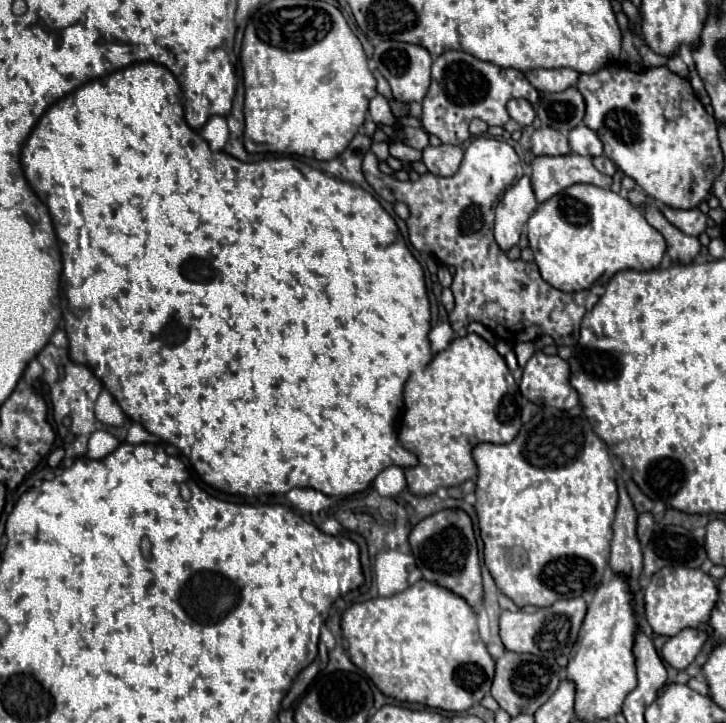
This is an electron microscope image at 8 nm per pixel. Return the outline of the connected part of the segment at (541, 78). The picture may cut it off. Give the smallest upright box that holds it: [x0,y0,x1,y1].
[527,68,579,92]

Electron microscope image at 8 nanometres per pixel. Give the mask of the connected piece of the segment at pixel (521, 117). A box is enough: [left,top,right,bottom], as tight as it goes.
[507,98,535,126]

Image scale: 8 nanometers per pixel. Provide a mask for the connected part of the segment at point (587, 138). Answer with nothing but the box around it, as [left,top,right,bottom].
[569,124,603,156]

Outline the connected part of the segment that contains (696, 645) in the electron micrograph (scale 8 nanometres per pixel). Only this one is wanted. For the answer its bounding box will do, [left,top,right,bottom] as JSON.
[661,628,709,670]

